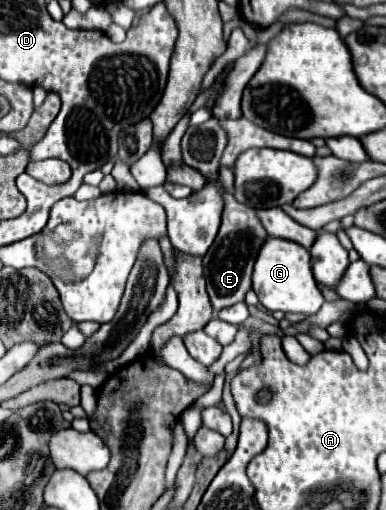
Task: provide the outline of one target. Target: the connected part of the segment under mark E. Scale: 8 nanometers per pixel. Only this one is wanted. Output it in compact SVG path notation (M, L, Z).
M224 193L224 211L222 211L222 225L216 235L214 245L208 249L204 257L204 275L208 283L210 303L214 313L244 301L246 293L252 289L252 269L258 257L260 247L268 239L268 233L258 219L256 211L248 205L242 205L234 199L234 195Z

